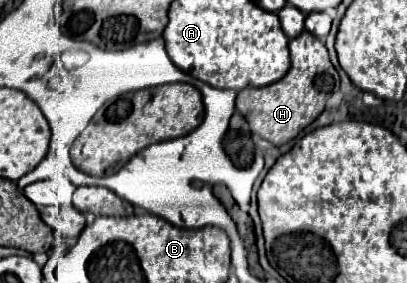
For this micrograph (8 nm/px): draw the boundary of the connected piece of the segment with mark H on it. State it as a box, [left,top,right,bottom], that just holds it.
[236,31,340,145]

